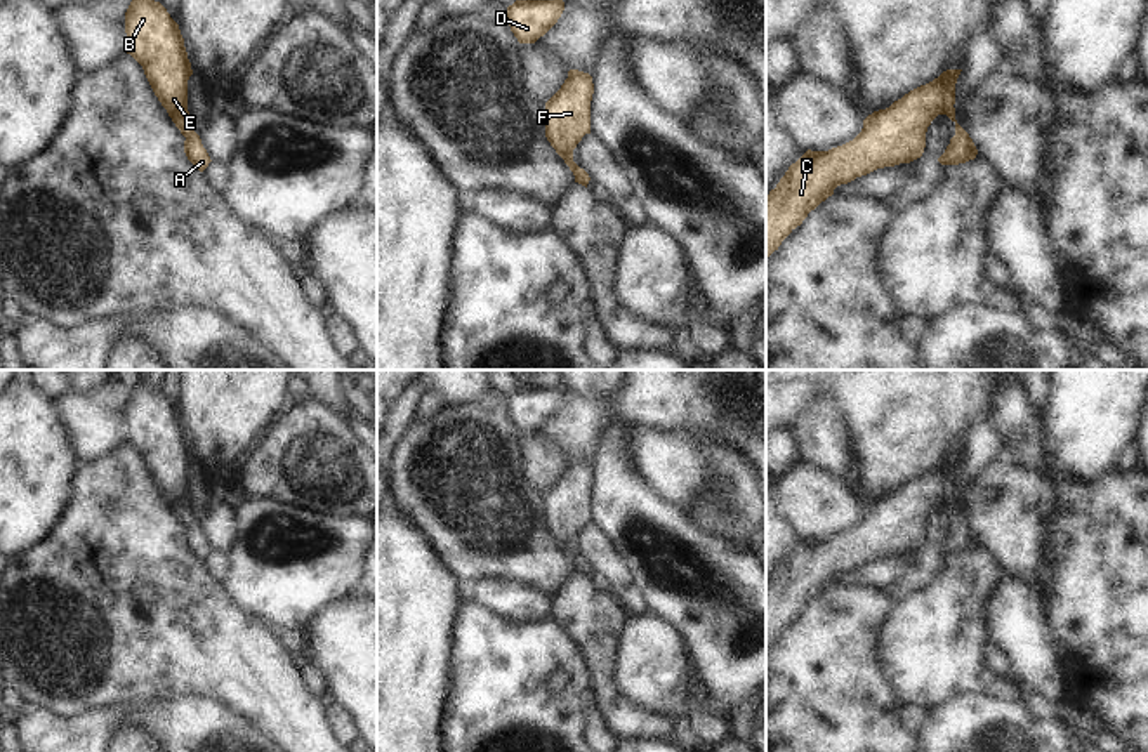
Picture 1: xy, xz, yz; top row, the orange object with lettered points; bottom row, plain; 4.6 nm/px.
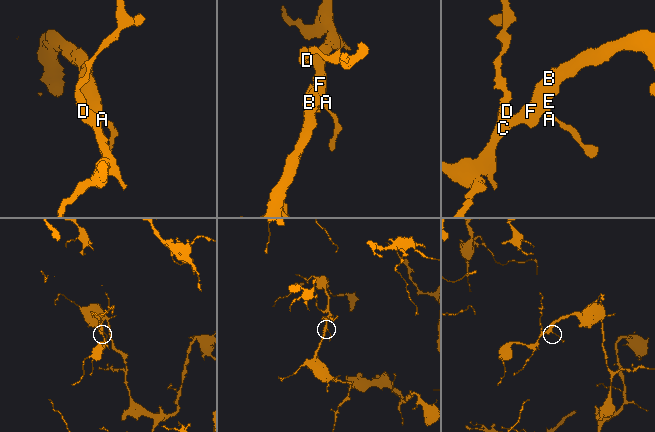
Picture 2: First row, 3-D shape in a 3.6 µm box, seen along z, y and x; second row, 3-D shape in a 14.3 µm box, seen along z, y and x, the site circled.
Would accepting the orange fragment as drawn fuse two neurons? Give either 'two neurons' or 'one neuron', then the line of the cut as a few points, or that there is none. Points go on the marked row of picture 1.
one neuron; cut none

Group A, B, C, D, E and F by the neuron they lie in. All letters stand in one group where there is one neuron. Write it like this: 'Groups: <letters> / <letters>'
Groups: A B C D E F.

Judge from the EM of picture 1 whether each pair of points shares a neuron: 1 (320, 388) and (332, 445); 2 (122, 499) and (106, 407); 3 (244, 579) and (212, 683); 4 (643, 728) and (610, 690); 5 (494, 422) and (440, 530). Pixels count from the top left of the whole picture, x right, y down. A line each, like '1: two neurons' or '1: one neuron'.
1: two neurons
2: two neurons
3: two neurons
4: one neuron
5: one neuron

